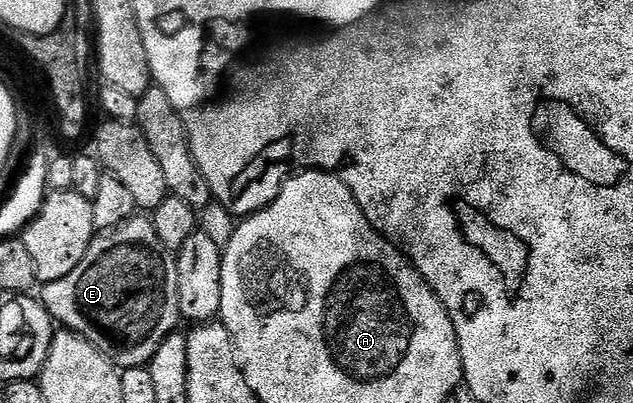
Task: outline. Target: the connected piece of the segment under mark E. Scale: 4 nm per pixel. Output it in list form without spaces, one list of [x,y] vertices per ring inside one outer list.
[[[143,213],[127,219],[112,231],[96,234],[91,248],[81,257],[81,265],[77,265],[73,273],[61,277],[61,281],[42,284],[37,298],[60,328],[89,341],[119,369],[148,366],[153,353],[157,353],[157,345],[181,323],[174,258],[167,247],[161,245],[150,218]]]

